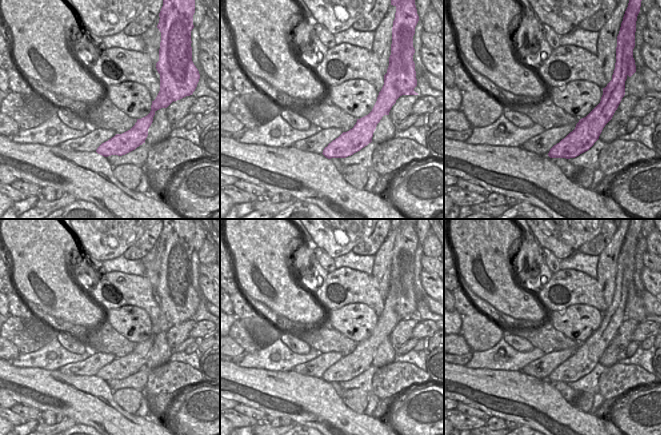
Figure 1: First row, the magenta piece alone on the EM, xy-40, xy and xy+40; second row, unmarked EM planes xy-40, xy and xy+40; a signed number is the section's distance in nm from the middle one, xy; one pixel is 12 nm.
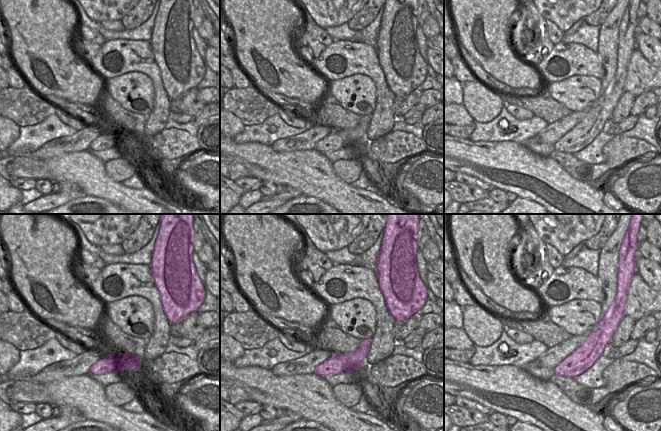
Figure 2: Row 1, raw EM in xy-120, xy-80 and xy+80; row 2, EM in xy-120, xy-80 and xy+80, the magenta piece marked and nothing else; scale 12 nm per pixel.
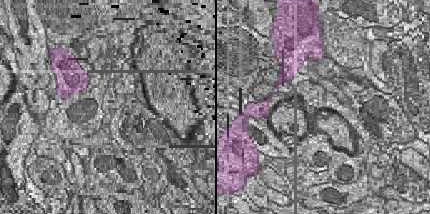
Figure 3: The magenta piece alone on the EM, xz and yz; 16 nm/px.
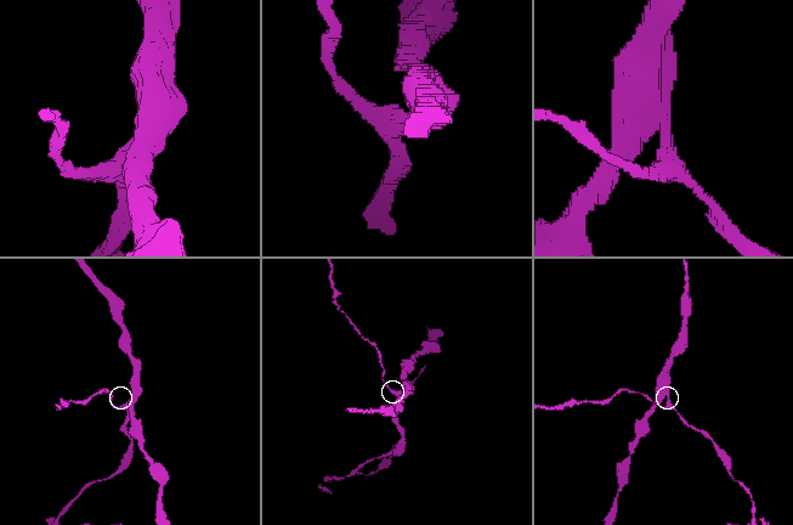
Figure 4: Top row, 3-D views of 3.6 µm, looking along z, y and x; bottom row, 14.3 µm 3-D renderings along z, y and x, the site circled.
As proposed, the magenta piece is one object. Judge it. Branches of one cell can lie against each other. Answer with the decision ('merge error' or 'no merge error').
merge error

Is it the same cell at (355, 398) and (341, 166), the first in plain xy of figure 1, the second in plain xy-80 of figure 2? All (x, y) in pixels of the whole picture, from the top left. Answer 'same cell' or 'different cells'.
same cell

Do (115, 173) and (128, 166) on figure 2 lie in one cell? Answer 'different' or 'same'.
same

